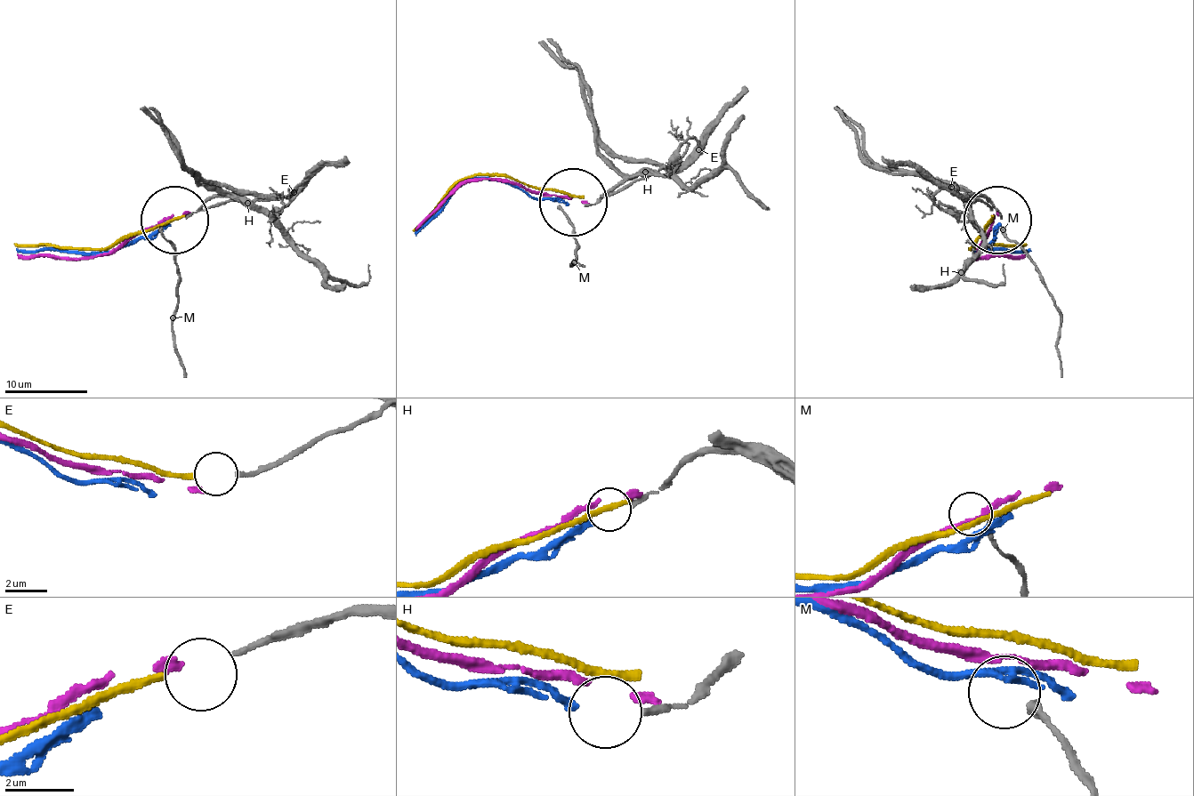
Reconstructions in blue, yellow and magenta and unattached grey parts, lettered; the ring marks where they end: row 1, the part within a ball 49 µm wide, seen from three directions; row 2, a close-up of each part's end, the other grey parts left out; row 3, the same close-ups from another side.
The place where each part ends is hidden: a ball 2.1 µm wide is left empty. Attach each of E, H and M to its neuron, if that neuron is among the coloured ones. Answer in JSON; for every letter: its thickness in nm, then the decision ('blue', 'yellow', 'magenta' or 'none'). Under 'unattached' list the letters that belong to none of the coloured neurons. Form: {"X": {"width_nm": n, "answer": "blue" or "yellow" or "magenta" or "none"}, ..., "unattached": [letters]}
{"E": {"width_nm": 170, "answer": "yellow"}, "H": {"width_nm": 200, "answer": "blue"}, "M": {"width_nm": 320, "answer": "none"}, "unattached": ["M"]}

